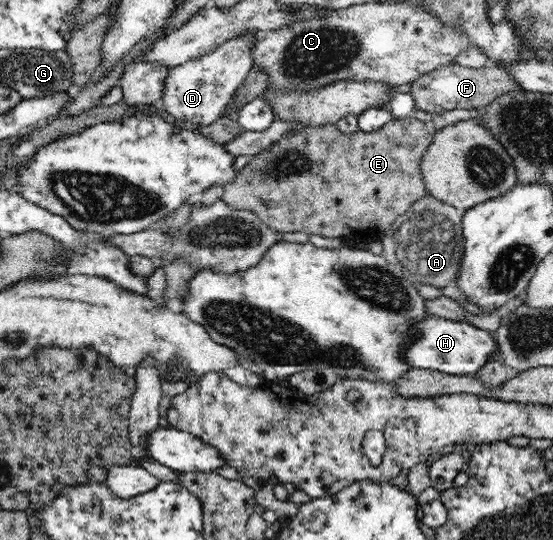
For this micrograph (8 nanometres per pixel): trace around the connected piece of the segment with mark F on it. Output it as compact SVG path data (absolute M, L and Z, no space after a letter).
M450 63L415 79L411 82L409 92L413 95L416 109L433 114L451 109L479 109L497 97L518 89L520 87L504 68L490 65L470 68Z

